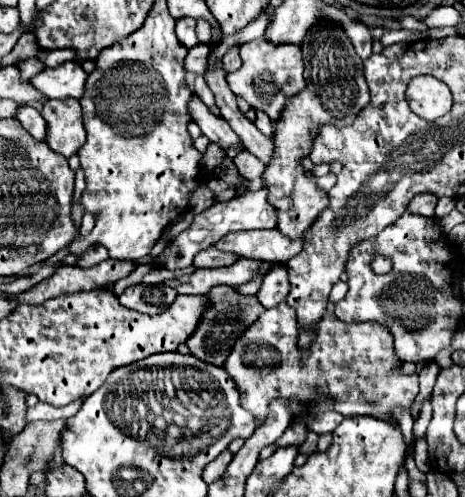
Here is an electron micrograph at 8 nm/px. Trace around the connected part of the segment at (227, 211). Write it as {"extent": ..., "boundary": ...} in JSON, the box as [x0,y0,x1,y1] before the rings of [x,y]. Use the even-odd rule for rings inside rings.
{"extent":[156,188,278,270],"boundary":[[[262,188],[262,192],[244,190],[244,192],[236,194],[234,198],[226,200],[226,202],[216,202],[208,210],[204,210],[202,214],[196,214],[192,226],[188,230],[184,230],[170,246],[166,246],[164,252],[156,260],[166,260],[166,264],[162,264],[162,266],[168,270],[188,268],[188,266],[192,266],[192,258],[200,250],[214,246],[228,232],[240,232],[240,230],[252,230],[252,228],[260,228],[260,230],[262,228],[276,228],[278,226],[276,216],[278,216],[278,212],[274,212],[274,206],[268,202],[266,188]]]}

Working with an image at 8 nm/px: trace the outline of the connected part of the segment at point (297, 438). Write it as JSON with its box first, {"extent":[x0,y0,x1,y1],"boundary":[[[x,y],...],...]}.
{"extent":[274,422,307,447],"boundary":[[[291,422],[284,434],[274,443],[276,447],[288,446],[290,444],[298,444],[301,446],[306,440],[307,426],[303,422]]]}

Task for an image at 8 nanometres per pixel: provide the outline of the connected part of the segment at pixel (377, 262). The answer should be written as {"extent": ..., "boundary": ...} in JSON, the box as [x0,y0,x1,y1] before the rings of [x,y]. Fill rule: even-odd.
{"extent":[372,256,392,274],"boundary":[[[374,256],[374,260],[372,260],[372,270],[376,272],[376,274],[386,274],[390,272],[392,268],[392,262],[389,258],[384,256]]]}

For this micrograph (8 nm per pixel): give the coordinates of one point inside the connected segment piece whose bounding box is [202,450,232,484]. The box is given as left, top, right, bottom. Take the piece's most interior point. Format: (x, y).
(215, 470)

